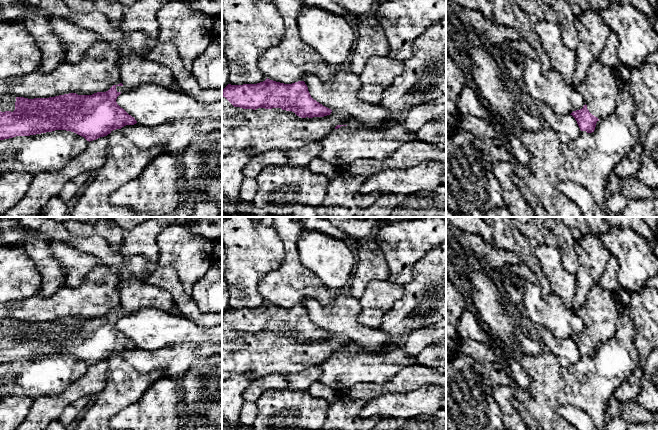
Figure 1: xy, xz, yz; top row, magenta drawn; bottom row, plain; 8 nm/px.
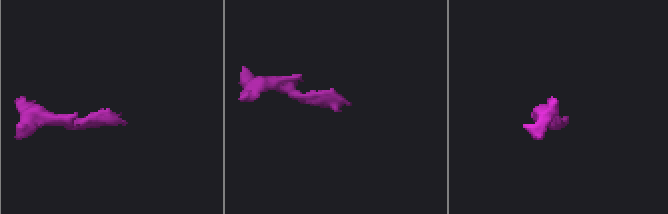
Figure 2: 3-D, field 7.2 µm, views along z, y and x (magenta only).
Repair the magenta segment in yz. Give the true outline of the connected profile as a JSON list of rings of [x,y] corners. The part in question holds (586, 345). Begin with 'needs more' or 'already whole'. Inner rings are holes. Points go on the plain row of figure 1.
needs more | [[[594,283],[584,305],[575,312],[583,320],[585,329],[570,339],[575,342],[581,355],[592,357],[596,347],[616,333],[619,318],[617,299],[611,291]]]

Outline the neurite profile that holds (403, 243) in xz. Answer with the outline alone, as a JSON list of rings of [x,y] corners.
[[[419,217],[379,228],[375,242],[389,268],[388,279],[404,286],[412,281],[413,265],[446,240],[444,217]]]

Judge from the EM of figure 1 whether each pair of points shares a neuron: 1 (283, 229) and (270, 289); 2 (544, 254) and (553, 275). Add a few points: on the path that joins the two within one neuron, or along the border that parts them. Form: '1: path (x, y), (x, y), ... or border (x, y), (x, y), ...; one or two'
1: path (290, 244), (290, 267), (283, 274); one
2: path (549, 259), (553, 270); one

